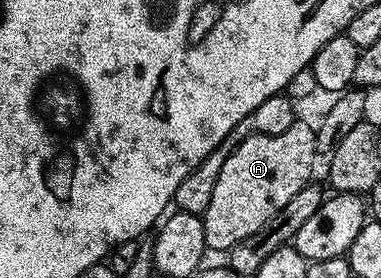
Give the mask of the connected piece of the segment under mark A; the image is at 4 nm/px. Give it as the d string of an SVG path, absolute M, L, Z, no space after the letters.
M294 121L291 129L283 129L283 133L274 135L252 135L247 137L223 161L223 169L219 169L219 181L215 181L215 193L211 193L211 205L207 205L203 222L205 224L205 245L210 252L221 251L228 252L229 248L235 246L243 237L251 237L255 229L263 229L299 189L310 186L313 175L313 162L319 158L317 150L317 133L316 130L307 125Z

